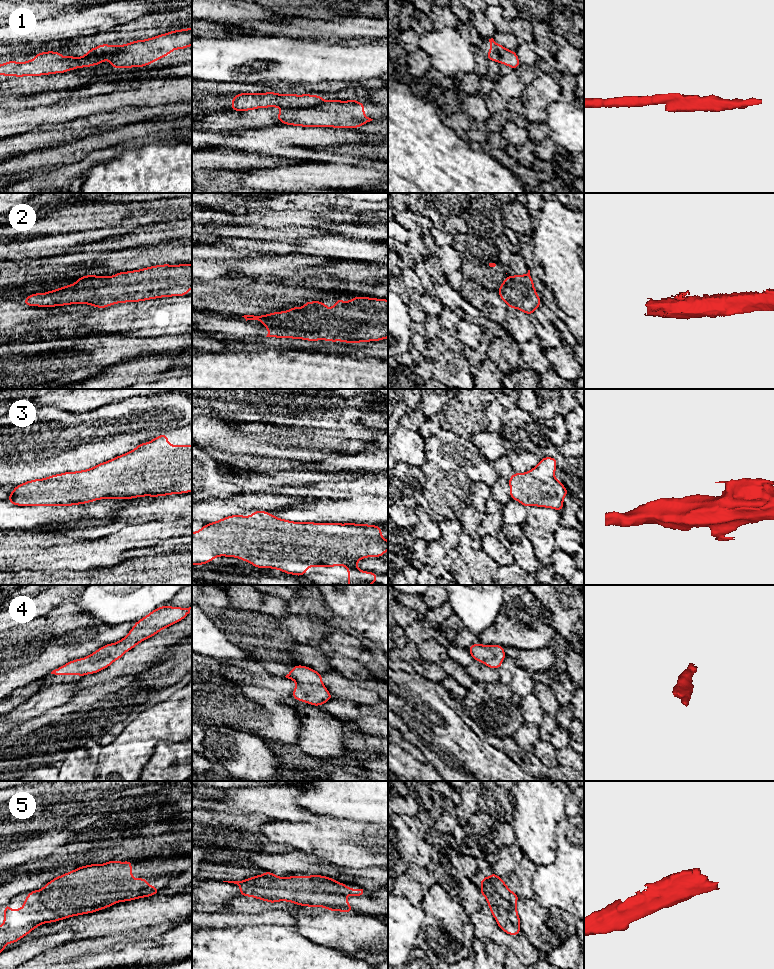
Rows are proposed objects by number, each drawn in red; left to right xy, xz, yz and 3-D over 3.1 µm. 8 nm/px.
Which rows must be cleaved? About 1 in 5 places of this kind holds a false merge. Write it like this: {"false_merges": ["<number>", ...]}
{"false_merges": ["1"]}

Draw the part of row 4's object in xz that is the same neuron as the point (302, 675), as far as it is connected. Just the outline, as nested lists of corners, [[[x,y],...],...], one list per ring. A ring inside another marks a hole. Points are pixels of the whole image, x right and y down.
[[[302,665],[294,666],[285,676],[297,683],[292,698],[310,705],[320,706],[334,698],[322,683],[322,674]]]

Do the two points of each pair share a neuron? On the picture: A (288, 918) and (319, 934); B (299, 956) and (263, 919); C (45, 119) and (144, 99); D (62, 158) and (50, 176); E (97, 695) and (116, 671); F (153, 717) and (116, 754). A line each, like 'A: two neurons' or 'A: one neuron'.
A: two neurons
B: two neurons
C: one neuron
D: two neurons
E: two neurons
F: one neuron

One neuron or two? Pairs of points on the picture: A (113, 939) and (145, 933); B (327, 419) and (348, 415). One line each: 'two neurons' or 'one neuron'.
A: one neuron
B: one neuron

